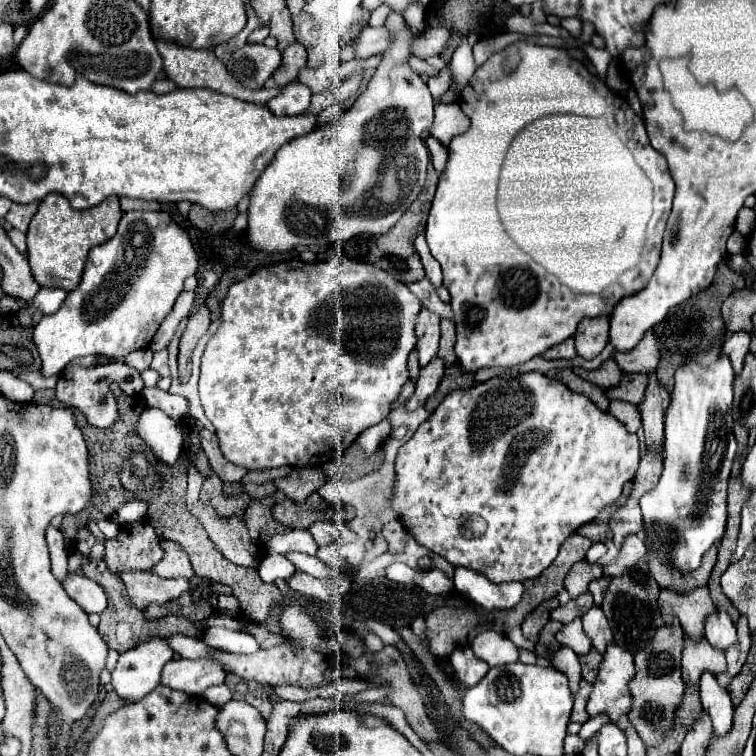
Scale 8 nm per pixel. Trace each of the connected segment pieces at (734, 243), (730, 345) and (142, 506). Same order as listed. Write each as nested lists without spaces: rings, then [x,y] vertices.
[[[737,231],[729,237],[729,241],[727,241],[727,251],[729,251],[731,255],[737,255],[737,253],[743,253],[743,251],[745,251],[745,239],[743,239]]]
[[[737,331],[737,333],[727,335],[727,339],[723,343],[723,353],[731,359],[735,373],[741,373],[741,369],[743,369],[743,359],[749,351],[749,343],[751,343],[751,335],[745,331]]]
[[[135,499],[135,501],[125,503],[121,509],[117,509],[117,513],[111,515],[111,519],[113,519],[117,525],[129,523],[129,521],[143,521],[143,519],[145,519],[145,511],[147,511],[147,503]]]

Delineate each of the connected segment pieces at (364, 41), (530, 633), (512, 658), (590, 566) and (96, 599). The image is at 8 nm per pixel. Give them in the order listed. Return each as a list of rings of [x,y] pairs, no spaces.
[[[365,27],[357,37],[357,59],[367,59],[371,55],[383,53],[393,41],[393,35],[385,27]]]
[[[549,599],[549,601],[543,601],[535,611],[531,611],[525,621],[521,623],[521,629],[523,629],[523,637],[527,637],[529,641],[537,641],[537,635],[539,631],[543,629],[543,625],[549,621],[549,611],[553,607],[557,607],[559,601],[557,599]]]
[[[483,631],[483,633],[479,633],[475,637],[475,641],[471,643],[471,649],[489,667],[515,663],[517,657],[519,657],[519,651],[511,643],[511,639],[507,639],[505,635],[497,633],[497,631]]]
[[[577,561],[577,565],[573,565],[573,569],[569,569],[567,577],[565,577],[565,589],[569,591],[571,599],[575,599],[577,595],[587,591],[589,581],[599,579],[603,575],[603,565],[599,563],[589,563],[589,561]]]
[[[69,573],[67,575],[67,581],[63,583],[67,595],[85,611],[85,613],[103,613],[105,607],[107,607],[107,597],[103,593],[103,589],[83,577],[83,575],[75,575],[75,573]]]

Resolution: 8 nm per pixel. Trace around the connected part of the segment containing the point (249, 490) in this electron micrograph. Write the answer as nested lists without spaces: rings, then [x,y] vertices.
[[[247,483],[247,485],[243,485],[243,491],[245,491],[249,497],[257,499],[257,497],[263,497],[263,495],[271,495],[271,493],[275,493],[277,489],[275,489],[275,485],[273,485],[273,483],[265,483],[265,485]]]

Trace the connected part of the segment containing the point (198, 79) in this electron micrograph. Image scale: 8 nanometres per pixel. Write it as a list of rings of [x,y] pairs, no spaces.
[[[157,41],[157,49],[163,57],[163,69],[169,77],[169,81],[173,81],[177,87],[205,87],[205,89],[213,89],[217,93],[223,95],[231,95],[231,97],[239,97],[243,101],[251,101],[251,103],[267,103],[271,97],[275,97],[279,93],[279,87],[275,89],[245,89],[243,85],[239,85],[225,69],[225,65],[215,57],[213,51],[195,51],[195,49],[187,49],[187,47],[179,47],[177,43],[169,43],[169,41]]]

